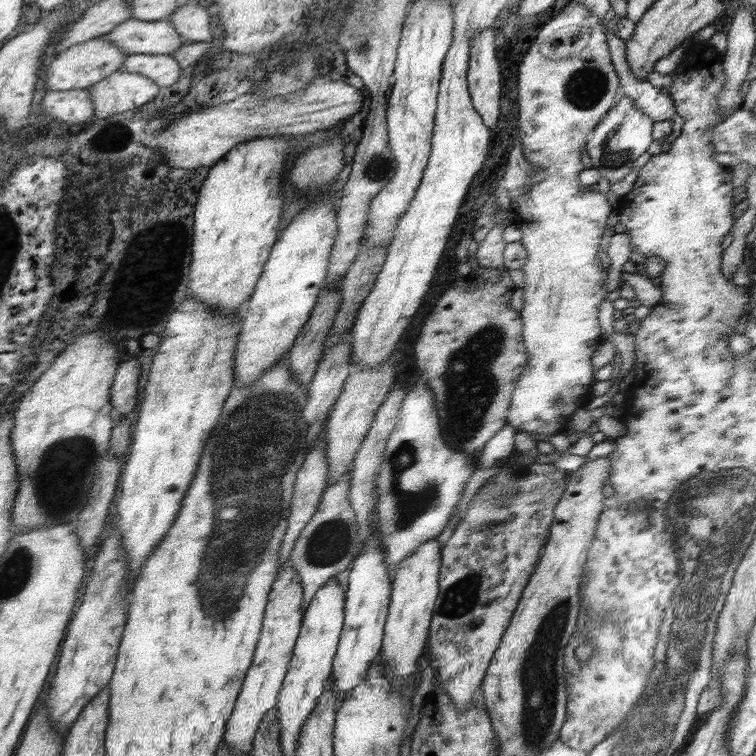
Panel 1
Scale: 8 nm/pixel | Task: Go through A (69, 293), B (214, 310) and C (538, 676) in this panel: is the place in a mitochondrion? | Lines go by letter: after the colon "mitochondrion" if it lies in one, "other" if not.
A: other
B: other
C: mitochondrion

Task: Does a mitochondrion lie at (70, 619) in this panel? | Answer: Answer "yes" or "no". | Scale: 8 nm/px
no

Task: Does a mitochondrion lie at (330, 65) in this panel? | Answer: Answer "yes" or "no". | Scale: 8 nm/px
no

